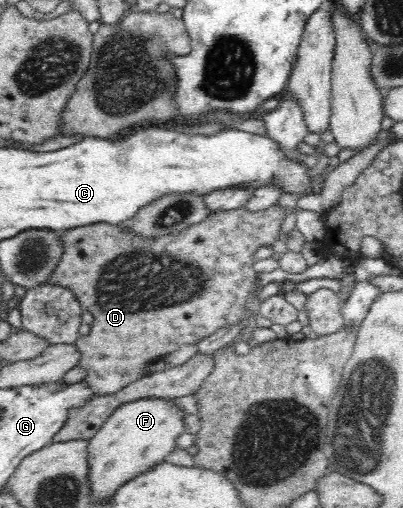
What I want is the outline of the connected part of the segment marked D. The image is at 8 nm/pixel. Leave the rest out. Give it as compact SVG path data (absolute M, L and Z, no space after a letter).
M278 203L261 209L261 211L249 211L244 207L225 211L211 212L201 223L186 227L183 231L171 233L171 235L159 235L159 237L143 237L140 233L133 233L128 227L121 227L118 224L99 222L91 225L83 225L81 227L64 230L62 241L64 241L64 252L61 256L61 261L54 270L52 276L48 279L49 285L62 285L68 287L75 294L80 304L93 314L94 321L91 326L91 331L87 336L81 336L74 344L76 349L80 351L80 360L78 365L87 369L87 376L84 381L94 389L97 395L112 394L122 390L130 383L141 379L144 376L145 369L155 363L159 359L164 359L168 353L177 351L182 345L197 345L202 339L213 335L219 328L226 328L233 324L242 324L251 316L258 317L257 311L252 313L246 309L246 303L251 298L257 298L261 295L265 285L258 283L260 274L254 269L254 254L260 247L272 246L279 240L281 225L287 215L286 208Z

